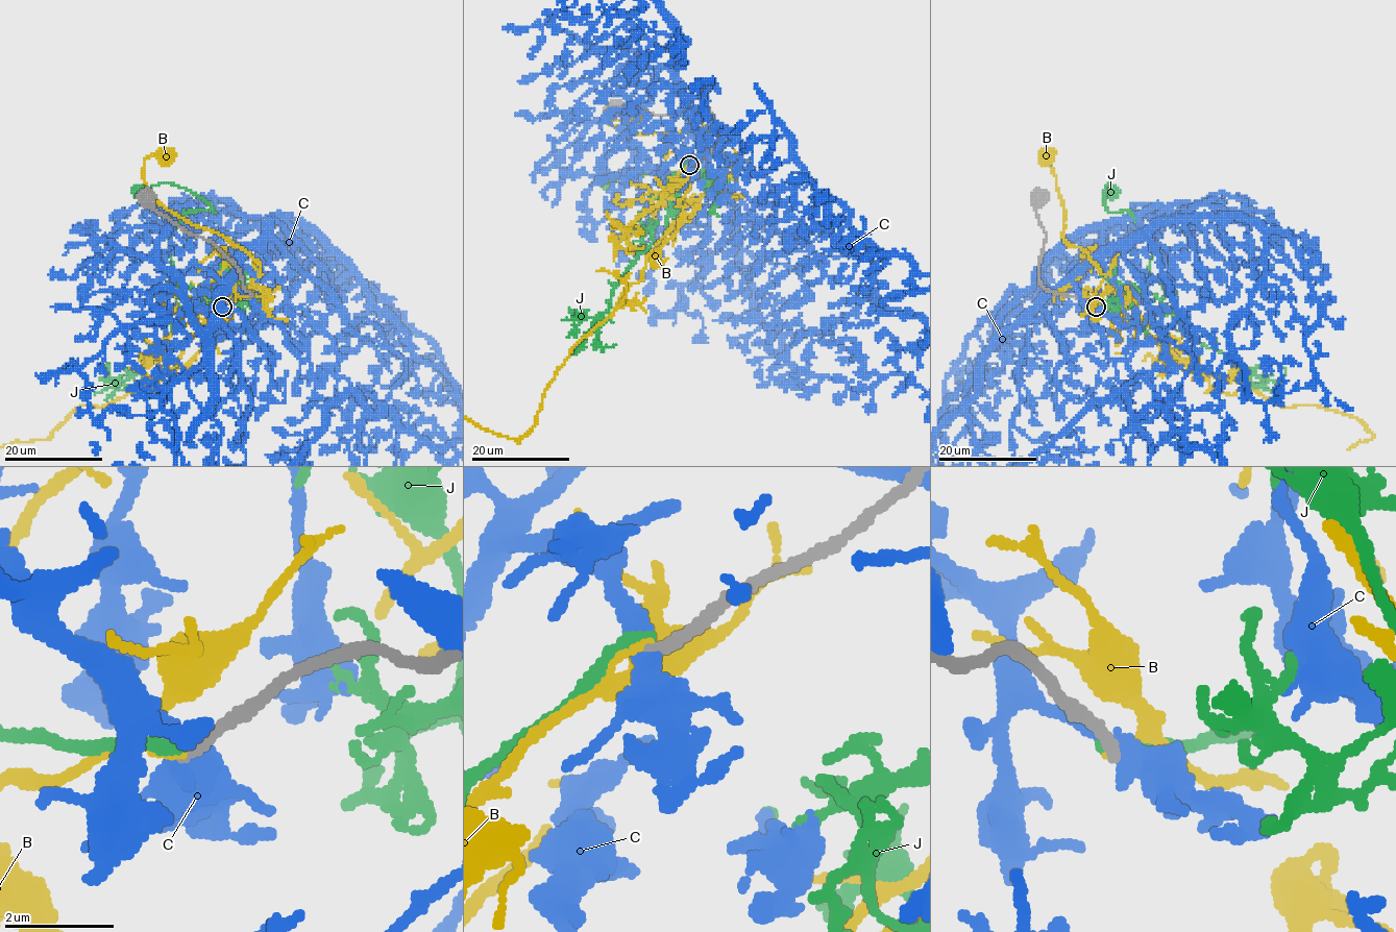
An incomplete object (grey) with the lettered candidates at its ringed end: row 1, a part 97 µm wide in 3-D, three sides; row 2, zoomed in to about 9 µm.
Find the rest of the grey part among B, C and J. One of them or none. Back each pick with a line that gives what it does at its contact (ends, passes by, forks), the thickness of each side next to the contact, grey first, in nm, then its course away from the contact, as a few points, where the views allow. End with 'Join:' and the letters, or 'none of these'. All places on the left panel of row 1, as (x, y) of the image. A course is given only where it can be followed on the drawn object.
Join: none of these

